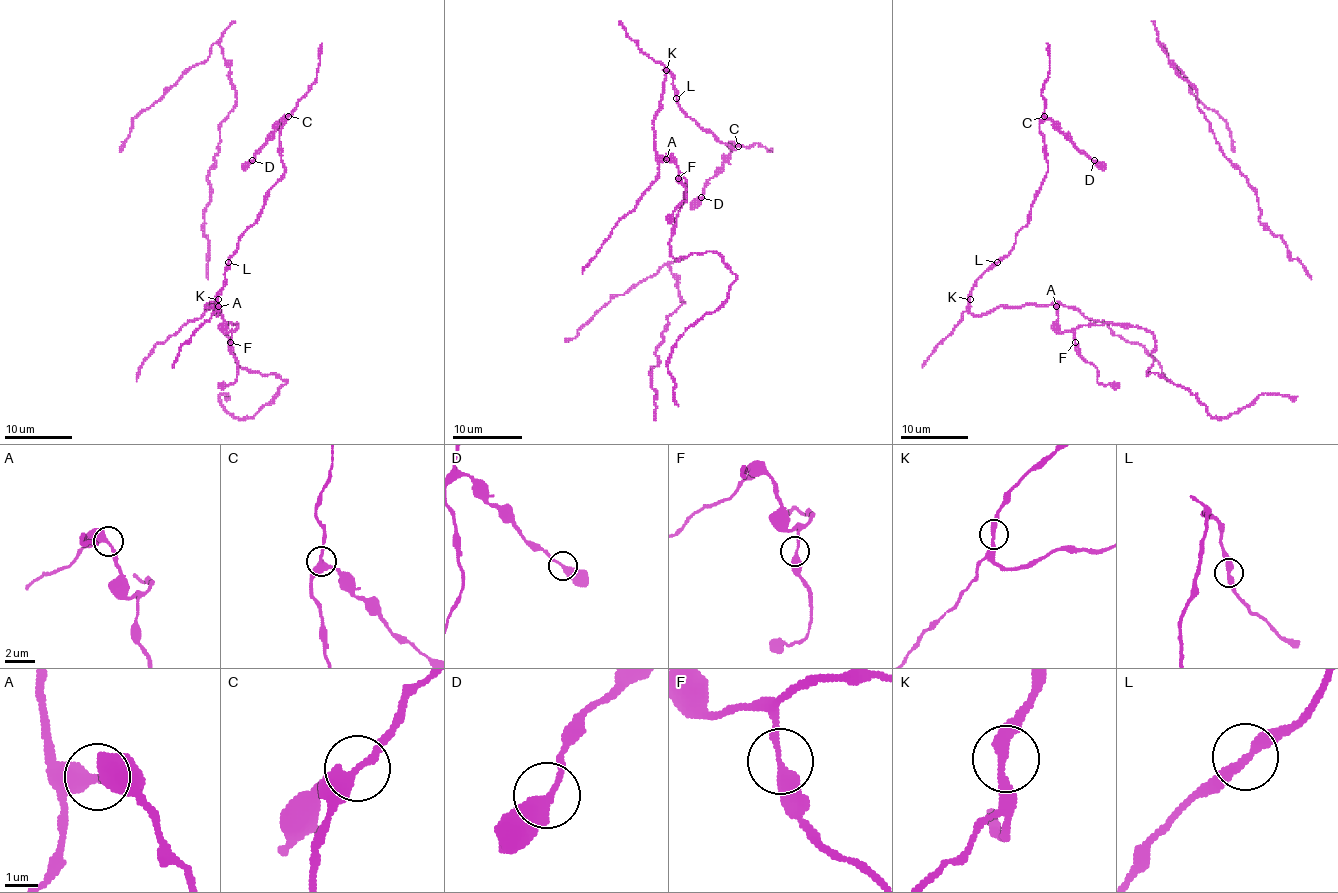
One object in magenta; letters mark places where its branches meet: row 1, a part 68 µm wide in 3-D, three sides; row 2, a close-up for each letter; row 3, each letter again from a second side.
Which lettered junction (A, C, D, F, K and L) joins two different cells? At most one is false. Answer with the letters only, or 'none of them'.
none of them

